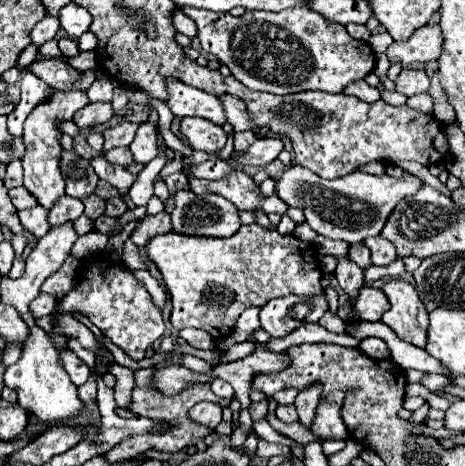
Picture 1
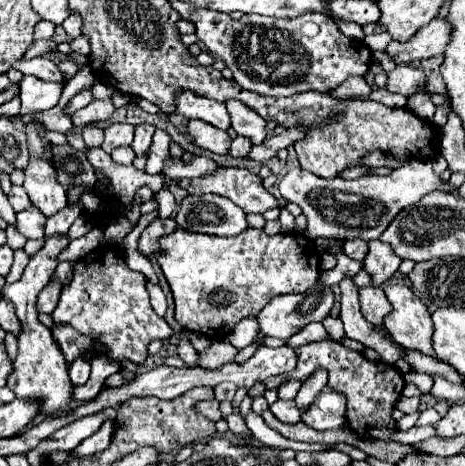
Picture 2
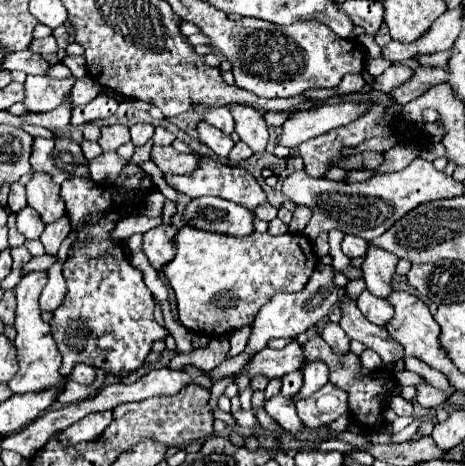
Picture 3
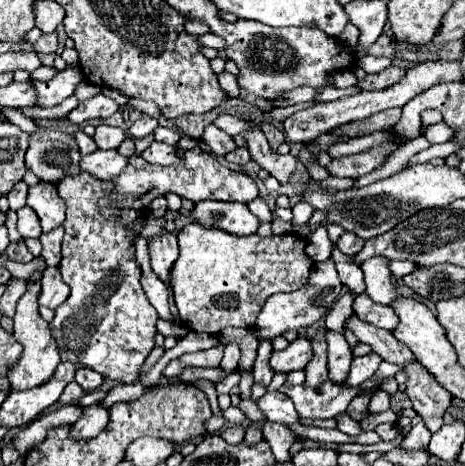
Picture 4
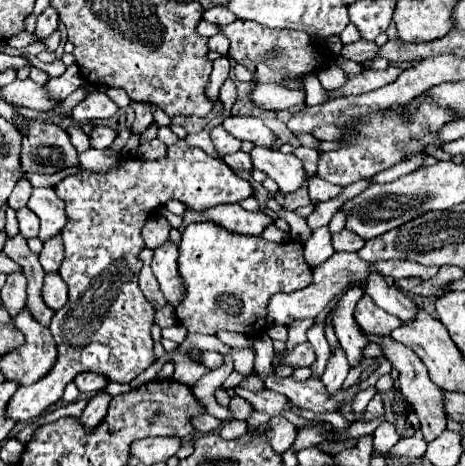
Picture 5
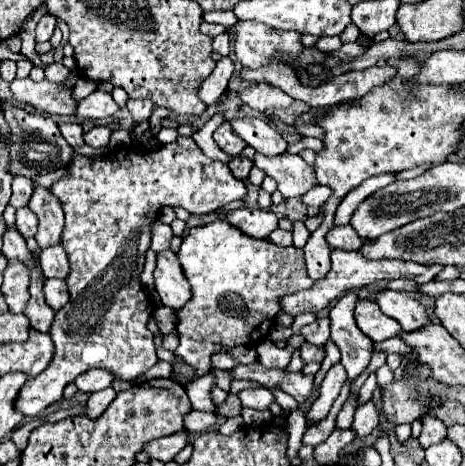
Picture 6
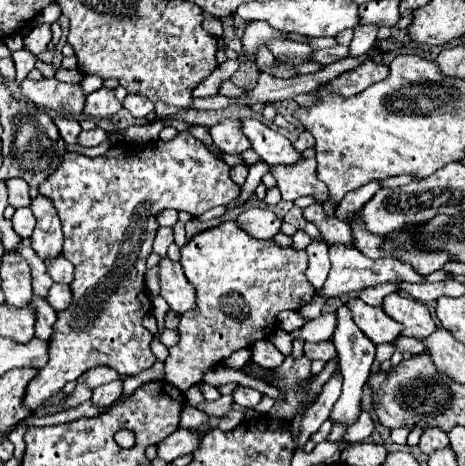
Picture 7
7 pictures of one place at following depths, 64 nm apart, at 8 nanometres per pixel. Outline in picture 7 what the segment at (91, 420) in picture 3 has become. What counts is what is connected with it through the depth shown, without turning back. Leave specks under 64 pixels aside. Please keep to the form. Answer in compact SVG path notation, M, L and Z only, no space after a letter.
M114 380L110 384L104 384L100 388L94 390L92 394L92 404L94 406L100 406L100 408L106 408L110 406L118 396L122 396L122 380Z

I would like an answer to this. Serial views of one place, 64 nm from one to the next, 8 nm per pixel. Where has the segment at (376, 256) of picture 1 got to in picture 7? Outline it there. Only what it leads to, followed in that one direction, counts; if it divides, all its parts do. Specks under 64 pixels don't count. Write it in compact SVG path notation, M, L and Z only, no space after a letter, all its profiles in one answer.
M388 294L382 302L382 310L404 326L402 330L404 336L424 338L424 336L430 336L436 328L428 308L418 300L404 298L400 294Z

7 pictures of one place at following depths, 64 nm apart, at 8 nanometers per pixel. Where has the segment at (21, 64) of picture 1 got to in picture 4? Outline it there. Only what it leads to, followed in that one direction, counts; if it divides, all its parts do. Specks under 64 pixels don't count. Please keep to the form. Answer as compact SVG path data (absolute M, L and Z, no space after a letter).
M54 32L52 34L44 34L34 42L34 50L38 54L52 54L52 52L56 52L56 44L58 44L58 38L56 38Z

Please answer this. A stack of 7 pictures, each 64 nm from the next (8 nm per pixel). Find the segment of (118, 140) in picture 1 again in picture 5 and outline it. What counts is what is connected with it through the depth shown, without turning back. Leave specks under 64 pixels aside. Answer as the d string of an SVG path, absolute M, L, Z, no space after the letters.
M96 126L92 132L90 132L90 144L92 148L110 148L112 142L116 140L118 132L108 128L108 126Z

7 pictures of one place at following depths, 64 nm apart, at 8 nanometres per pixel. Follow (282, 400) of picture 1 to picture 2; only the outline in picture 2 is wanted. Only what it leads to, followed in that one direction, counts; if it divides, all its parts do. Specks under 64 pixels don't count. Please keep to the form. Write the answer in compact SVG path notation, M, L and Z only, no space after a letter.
M290 380L290 382L286 382L286 384L282 384L282 386L278 388L278 398L280 398L280 400L294 400L298 390L300 390L300 382Z

